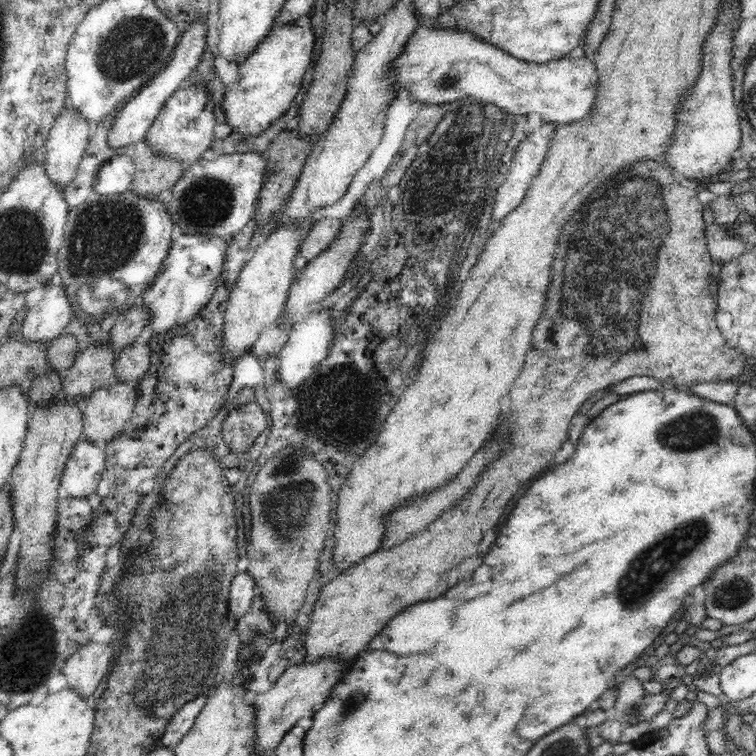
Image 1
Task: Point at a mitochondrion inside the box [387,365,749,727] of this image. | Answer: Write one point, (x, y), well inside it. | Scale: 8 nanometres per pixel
(647, 571)

